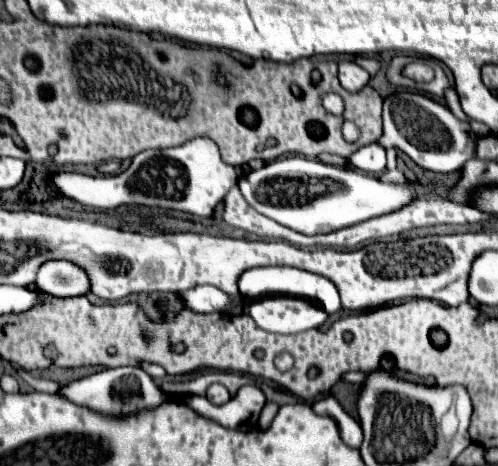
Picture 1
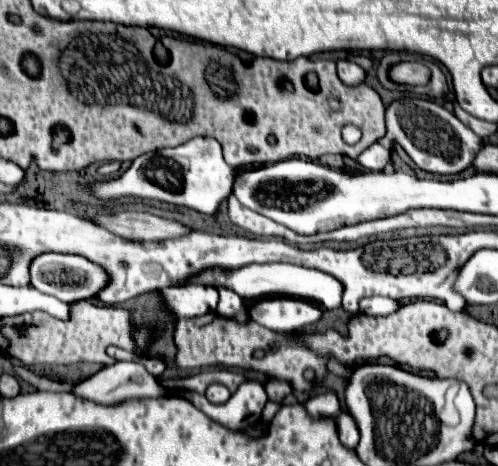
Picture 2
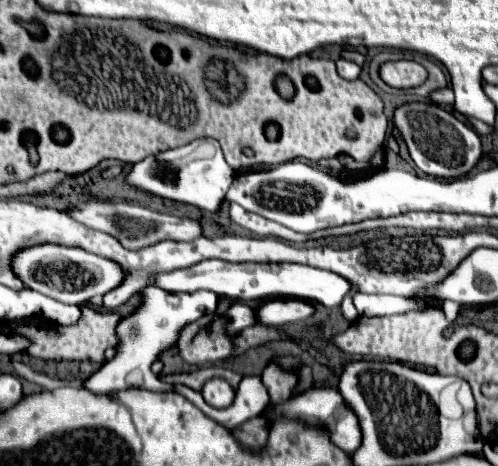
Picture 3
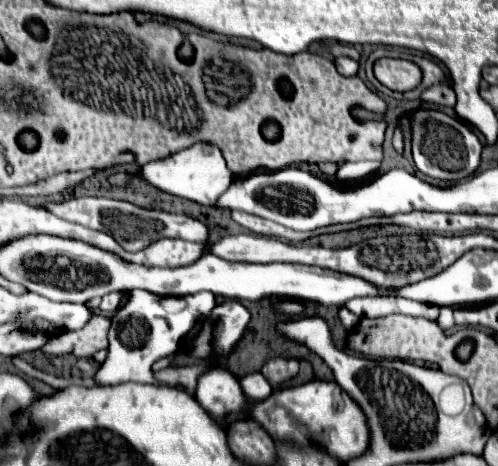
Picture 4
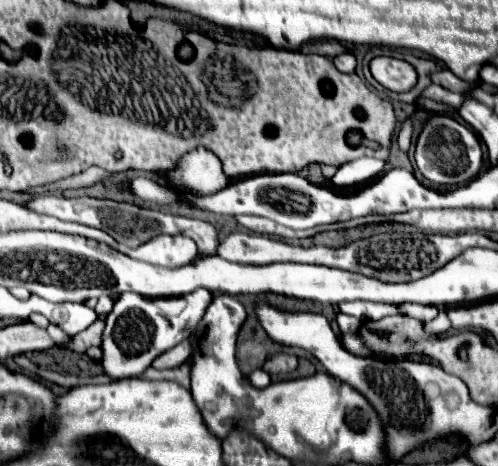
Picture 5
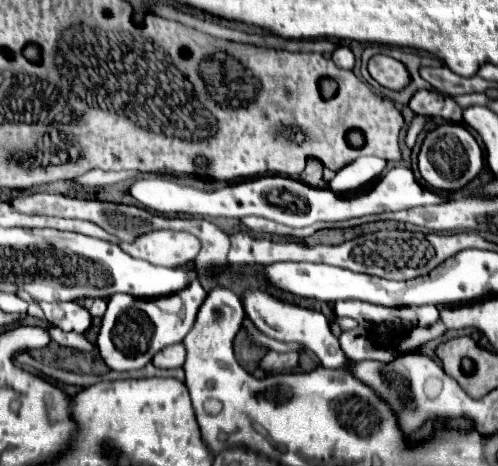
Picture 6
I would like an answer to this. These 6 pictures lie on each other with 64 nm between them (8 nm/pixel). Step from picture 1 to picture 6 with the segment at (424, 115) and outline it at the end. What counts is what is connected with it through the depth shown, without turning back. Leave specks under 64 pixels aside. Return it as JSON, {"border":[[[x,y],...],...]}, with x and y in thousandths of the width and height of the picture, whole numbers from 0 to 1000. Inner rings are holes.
{"border":[[[884,266],[863,279],[839,330],[839,361],[847,382],[876,408],[924,408],[968,365],[968,322],[952,292],[924,266]]]}

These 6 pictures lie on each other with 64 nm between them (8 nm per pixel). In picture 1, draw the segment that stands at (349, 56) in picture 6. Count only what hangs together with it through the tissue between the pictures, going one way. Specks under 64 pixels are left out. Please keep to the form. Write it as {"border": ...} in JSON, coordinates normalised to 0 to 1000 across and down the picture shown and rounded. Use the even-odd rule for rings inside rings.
{"border":[[[683,133],[679,137],[679,167],[691,193],[699,197],[719,197],[723,189],[731,189],[743,172],[743,159],[723,146],[715,133]]]}

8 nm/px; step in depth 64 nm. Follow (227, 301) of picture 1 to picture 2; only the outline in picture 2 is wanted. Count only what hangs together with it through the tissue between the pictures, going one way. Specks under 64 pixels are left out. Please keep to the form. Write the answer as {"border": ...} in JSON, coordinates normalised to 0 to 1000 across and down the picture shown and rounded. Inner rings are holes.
{"border":[[[369,614],[369,618],[329,618],[325,639],[333,657],[345,665],[345,674],[357,682],[382,682],[382,678],[406,678],[418,670],[430,670],[438,657],[438,622],[426,614]]]}

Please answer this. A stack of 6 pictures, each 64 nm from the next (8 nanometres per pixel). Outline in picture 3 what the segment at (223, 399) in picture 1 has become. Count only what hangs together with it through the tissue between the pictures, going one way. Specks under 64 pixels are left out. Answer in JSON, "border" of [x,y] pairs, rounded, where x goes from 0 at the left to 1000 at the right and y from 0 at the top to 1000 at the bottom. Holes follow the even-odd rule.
{"border":[[[426,811],[426,815],[418,815],[414,824],[410,824],[410,833],[406,833],[406,850],[410,850],[410,858],[422,867],[422,871],[430,871],[430,876],[454,876],[466,858],[470,858],[470,837],[466,837],[466,828],[454,820],[454,815],[442,815],[442,811]]]}

